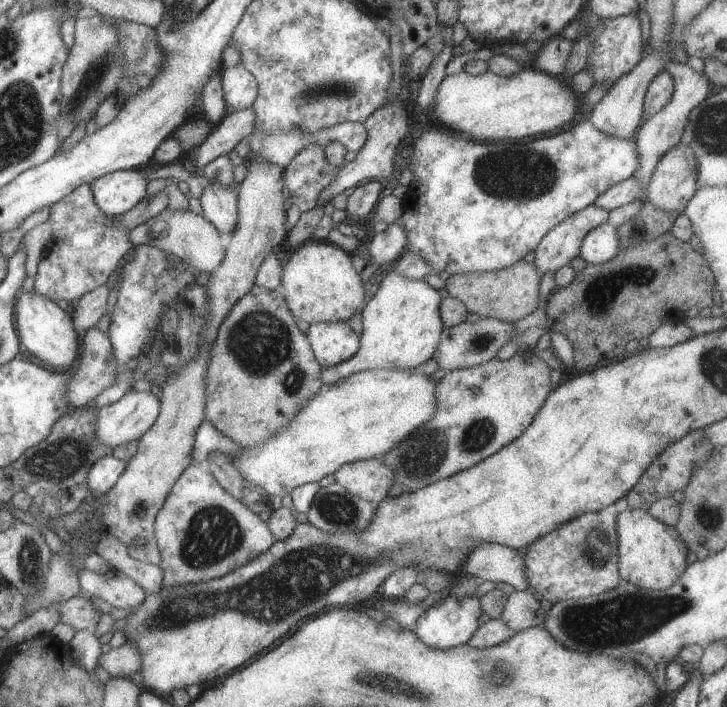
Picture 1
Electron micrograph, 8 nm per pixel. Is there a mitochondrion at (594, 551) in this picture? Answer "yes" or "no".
yes

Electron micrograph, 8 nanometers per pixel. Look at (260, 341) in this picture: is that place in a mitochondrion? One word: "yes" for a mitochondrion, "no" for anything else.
yes

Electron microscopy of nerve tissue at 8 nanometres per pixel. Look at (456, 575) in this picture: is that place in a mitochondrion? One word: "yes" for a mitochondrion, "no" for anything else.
no

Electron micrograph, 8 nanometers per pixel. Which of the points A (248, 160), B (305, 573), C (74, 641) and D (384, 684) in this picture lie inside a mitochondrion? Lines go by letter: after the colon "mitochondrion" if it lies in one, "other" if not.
A: other
B: mitochondrion
C: other
D: mitochondrion

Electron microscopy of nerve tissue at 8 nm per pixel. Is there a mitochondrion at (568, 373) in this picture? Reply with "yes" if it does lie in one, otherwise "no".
no

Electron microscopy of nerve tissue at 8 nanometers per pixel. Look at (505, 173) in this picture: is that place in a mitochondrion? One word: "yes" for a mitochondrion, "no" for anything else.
yes

